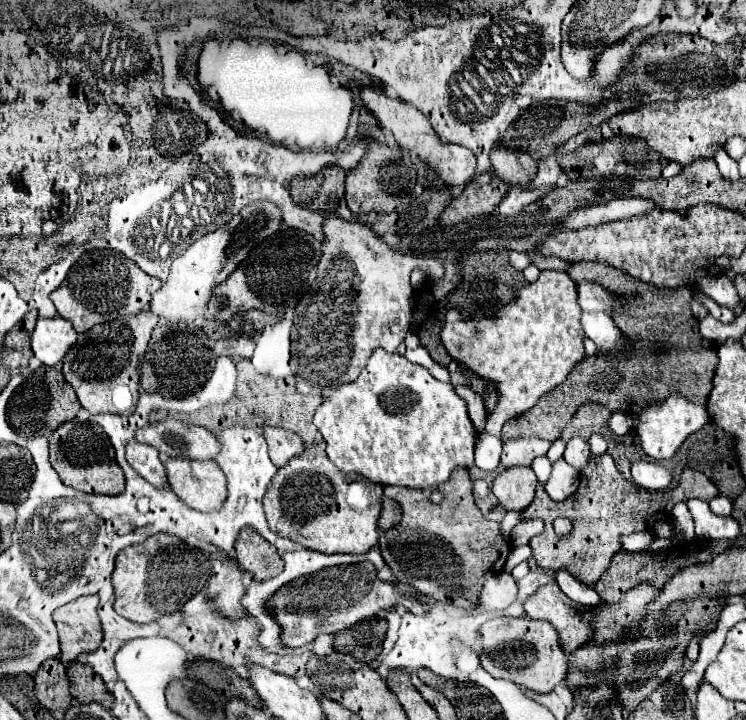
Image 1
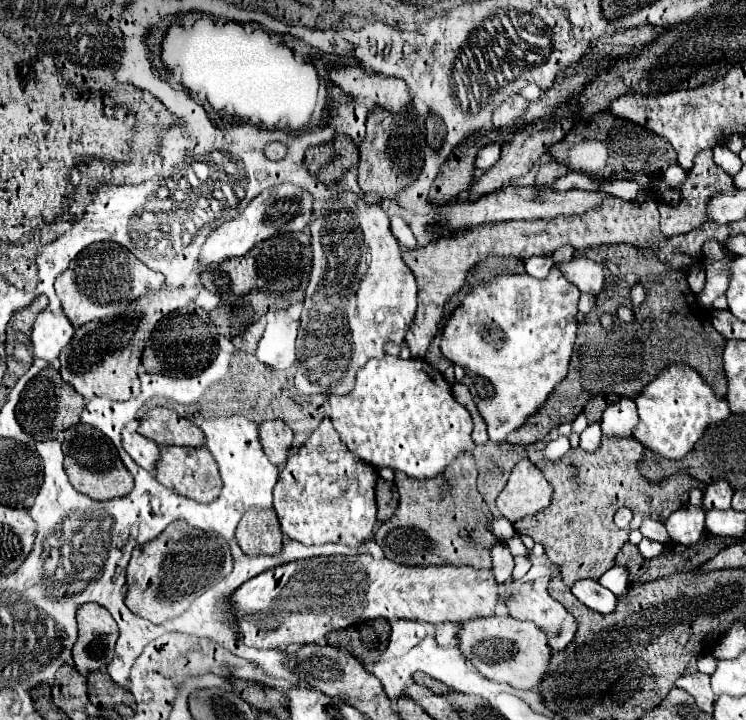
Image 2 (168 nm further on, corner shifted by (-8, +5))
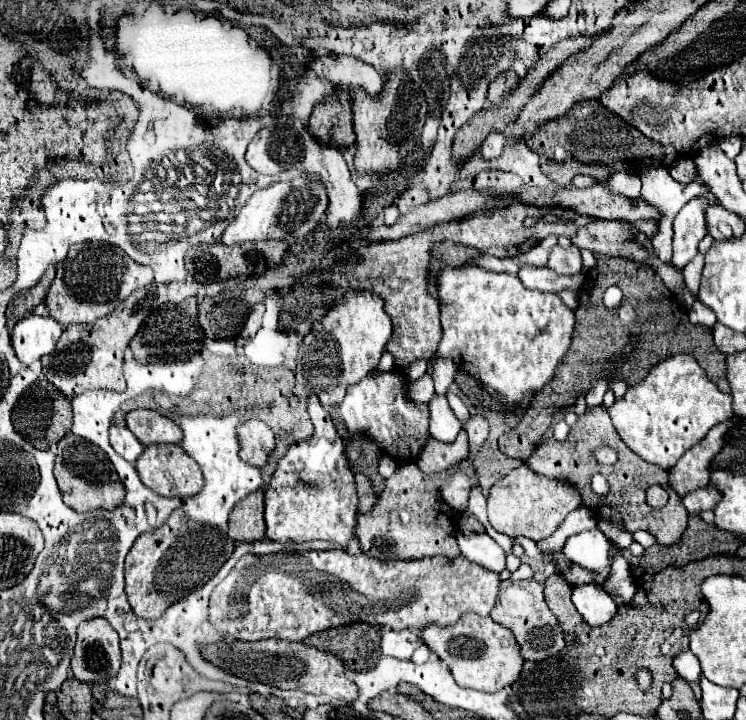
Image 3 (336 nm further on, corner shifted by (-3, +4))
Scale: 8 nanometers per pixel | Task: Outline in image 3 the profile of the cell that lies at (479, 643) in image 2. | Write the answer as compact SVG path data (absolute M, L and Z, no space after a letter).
M476 613L462 615L454 627L426 625L420 631L420 641L448 665L458 685L486 693L494 693L512 685L518 679L524 663L510 629L494 623L490 617L480 617Z

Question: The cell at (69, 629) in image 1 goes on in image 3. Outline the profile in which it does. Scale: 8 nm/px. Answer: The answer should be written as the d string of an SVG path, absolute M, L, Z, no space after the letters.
M106 619L80 623L78 641L72 657L74 677L82 683L106 683L120 669L118 633Z

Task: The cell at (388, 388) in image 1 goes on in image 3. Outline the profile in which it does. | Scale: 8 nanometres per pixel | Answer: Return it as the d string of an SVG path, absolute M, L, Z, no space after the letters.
M400 371L368 375L358 385L348 387L344 401L336 407L350 433L366 433L374 443L392 457L416 459L422 447L430 441L428 405L414 405L406 397L408 381Z

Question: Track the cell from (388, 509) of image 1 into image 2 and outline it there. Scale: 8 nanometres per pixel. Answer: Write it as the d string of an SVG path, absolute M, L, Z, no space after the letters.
M381 480L377 482L377 518L381 522L389 520L395 510L399 506L399 494L397 494L397 488L393 482L387 482L387 480Z

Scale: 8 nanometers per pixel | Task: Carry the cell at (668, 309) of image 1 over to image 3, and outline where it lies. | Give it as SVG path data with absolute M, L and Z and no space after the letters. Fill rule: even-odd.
M596 255L596 267L586 273L586 281L582 283L582 289L578 291L578 309L576 309L576 327L572 333L572 343L562 361L558 363L558 369L552 377L552 381L532 399L528 411L524 413L522 421L516 429L504 433L500 437L500 449L506 457L514 457L520 461L526 461L530 453L536 449L542 435L550 429L552 417L560 409L568 409L576 403L580 393L588 393L588 389L598 381L602 367L606 365L608 357L622 351L622 347L630 341L630 335L638 335L640 343L614 373L614 377L620 377L628 381L628 385L638 385L648 371L662 359L678 353L688 353L698 359L702 369L708 373L708 377L718 385L722 393L730 393L730 385L726 381L726 357L716 349L712 341L712 331L700 325L688 323L688 313L678 305L674 297L670 297L668 287L662 283L662 279L648 267L638 265L630 259L620 257L606 257ZM616 285L622 289L624 297L620 301L618 309L608 309L602 303L602 295L606 287ZM620 309L634 309L636 317L630 323L624 323L628 319L622 319Z

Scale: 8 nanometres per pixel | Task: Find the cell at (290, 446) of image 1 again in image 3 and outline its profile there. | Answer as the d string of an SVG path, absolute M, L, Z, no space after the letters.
M250 419L238 425L238 445L242 461L254 467L264 467L274 449L274 433L264 421Z

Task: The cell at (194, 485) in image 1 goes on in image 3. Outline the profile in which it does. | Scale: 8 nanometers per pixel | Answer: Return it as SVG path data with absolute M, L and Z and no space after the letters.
M150 445L144 447L142 455L136 461L136 471L140 481L150 487L152 491L156 491L158 495L176 495L176 497L184 497L184 495L194 495L202 489L204 485L204 477L202 471L198 467L198 463L188 457L180 445Z

